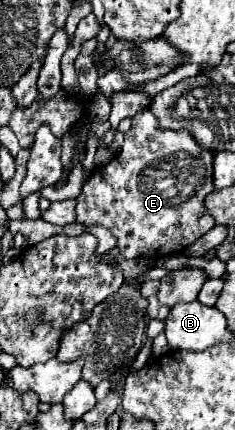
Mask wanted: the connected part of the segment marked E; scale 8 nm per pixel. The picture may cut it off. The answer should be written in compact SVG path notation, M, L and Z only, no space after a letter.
M143 109L125 133L123 149L83 183L77 197L77 223L107 227L125 259L181 253L215 225L203 207L203 199L213 191L211 159L213 153L203 151L189 131L159 131L155 115Z

